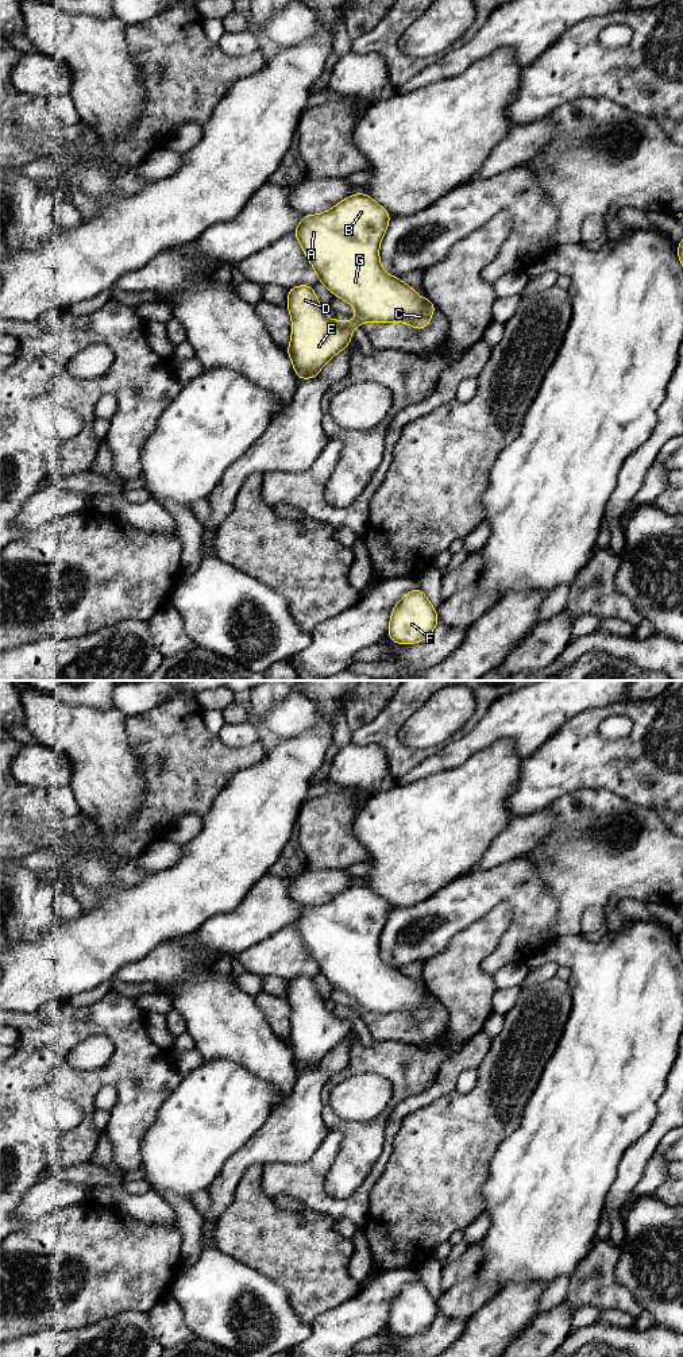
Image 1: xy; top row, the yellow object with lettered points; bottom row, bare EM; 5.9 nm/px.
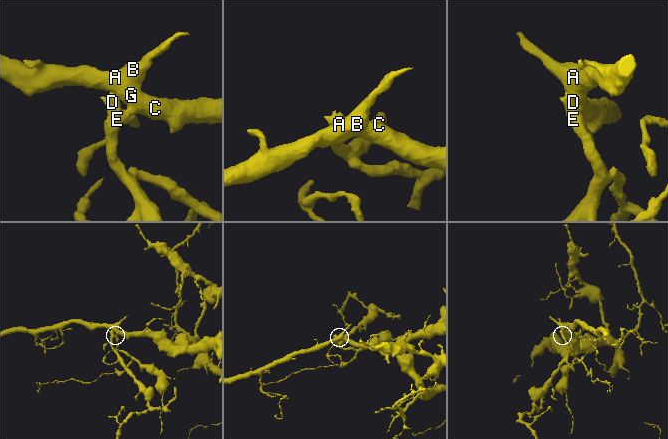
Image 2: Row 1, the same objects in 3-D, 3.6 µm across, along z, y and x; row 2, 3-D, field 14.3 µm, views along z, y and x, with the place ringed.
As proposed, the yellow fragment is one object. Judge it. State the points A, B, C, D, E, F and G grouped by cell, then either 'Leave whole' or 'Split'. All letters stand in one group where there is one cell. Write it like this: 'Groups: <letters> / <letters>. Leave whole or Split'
Groups: A B C D E F G. Leave whole

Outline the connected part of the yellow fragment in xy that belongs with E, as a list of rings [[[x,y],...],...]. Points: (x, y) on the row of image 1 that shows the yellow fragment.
[[[355,193],[319,215],[304,215],[292,232],[309,263],[335,297],[351,304],[356,317],[350,321],[329,320],[317,301],[313,286],[298,285],[288,290],[286,308],[292,316],[292,340],[286,350],[300,379],[315,378],[323,366],[352,340],[352,328],[364,321],[400,321],[424,329],[431,315],[439,311],[428,298],[418,297],[414,288],[387,274],[379,262],[379,244],[390,221],[389,212],[366,193]]]

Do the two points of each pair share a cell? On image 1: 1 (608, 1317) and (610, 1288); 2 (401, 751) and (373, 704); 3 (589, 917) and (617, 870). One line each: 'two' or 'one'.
1: two
2: two
3: two

